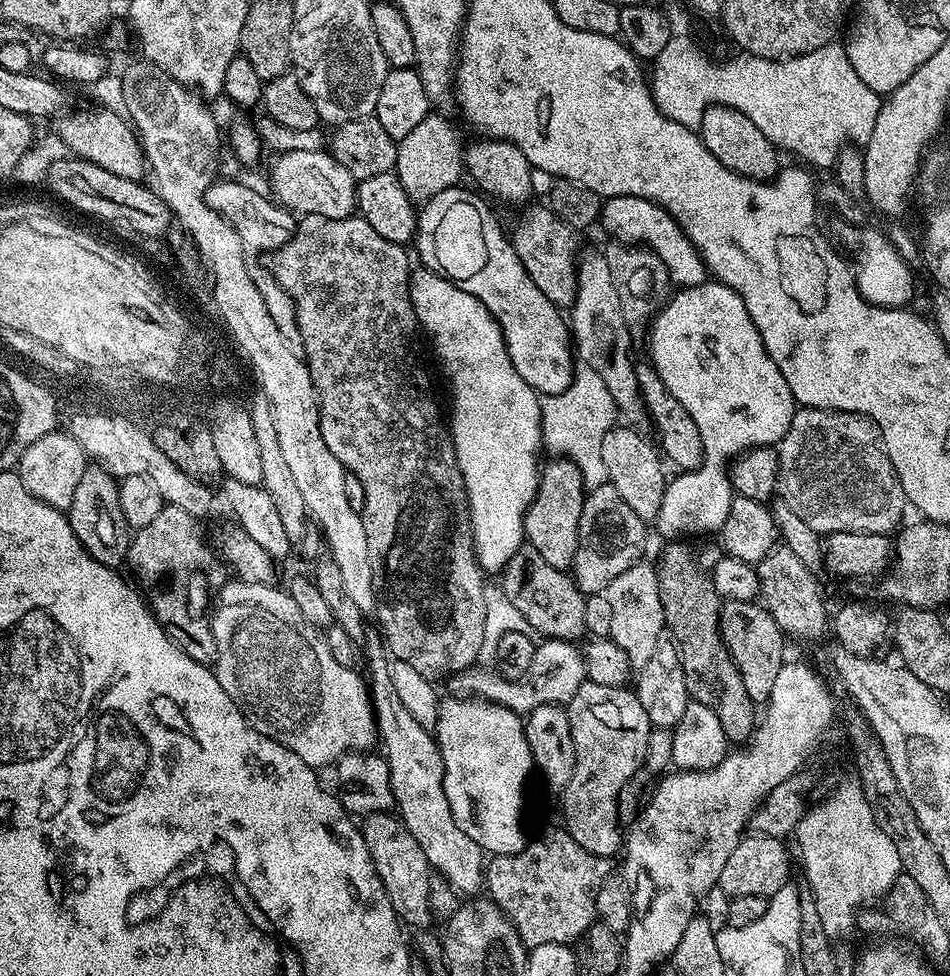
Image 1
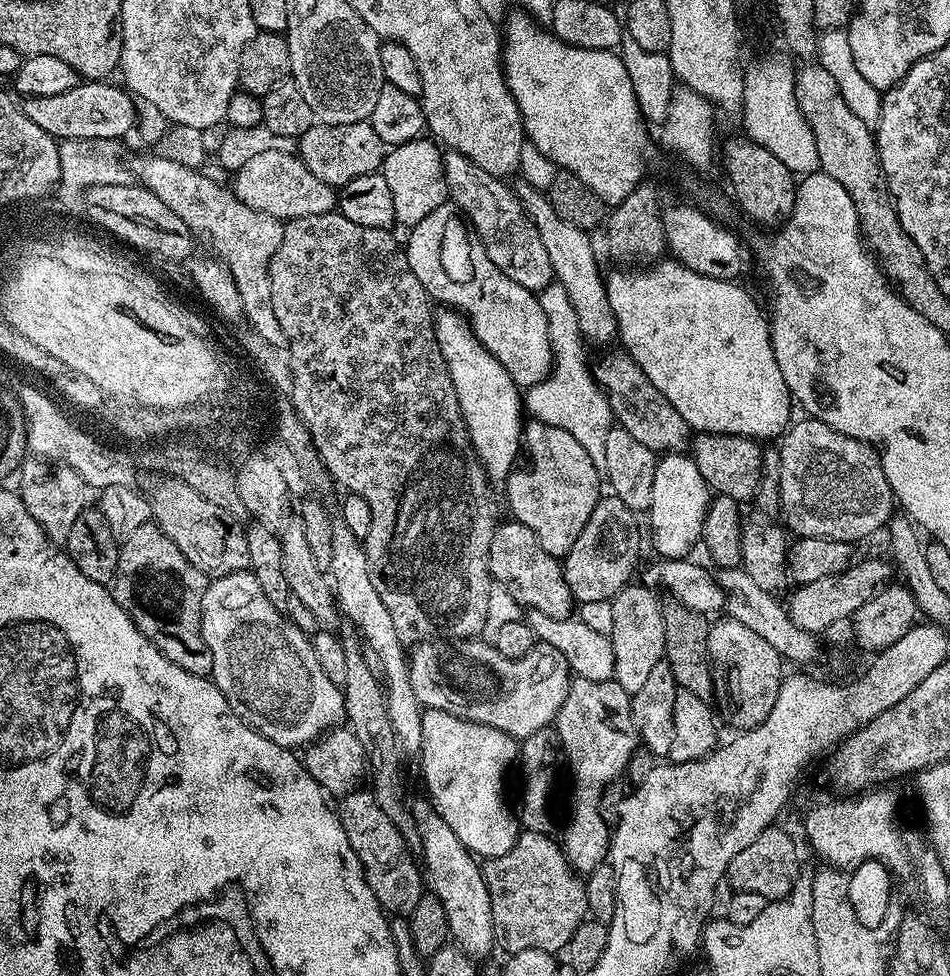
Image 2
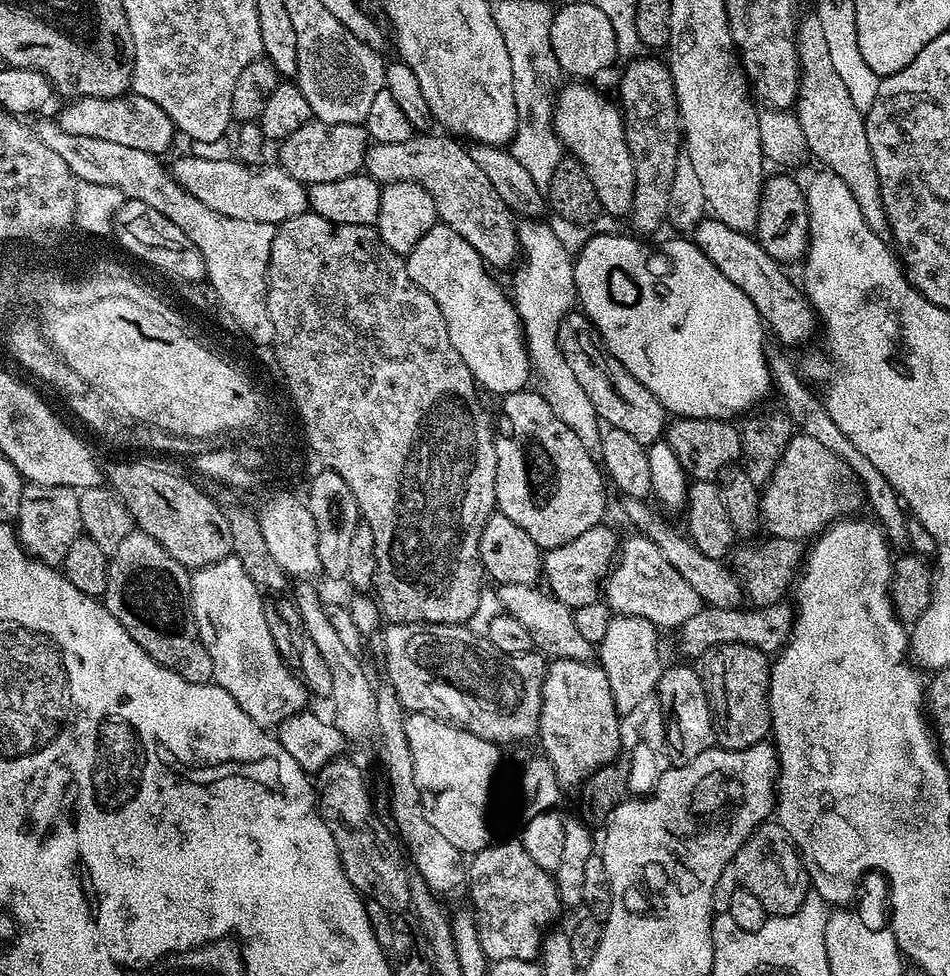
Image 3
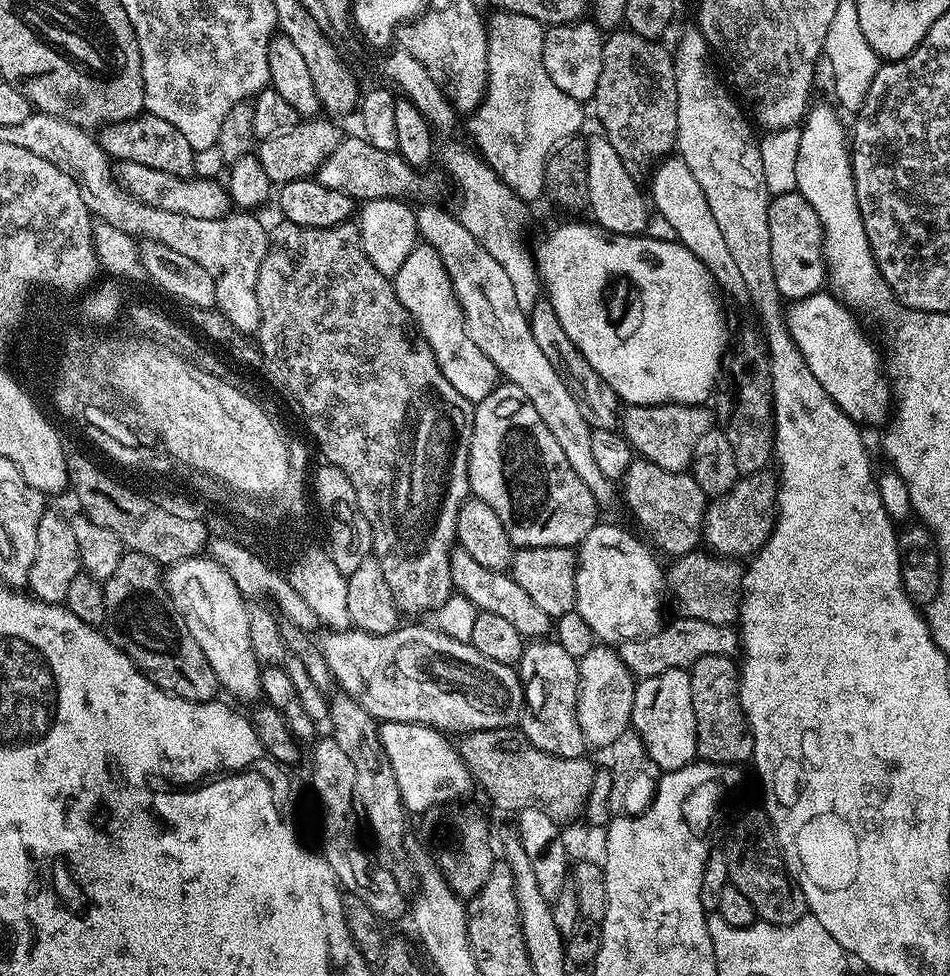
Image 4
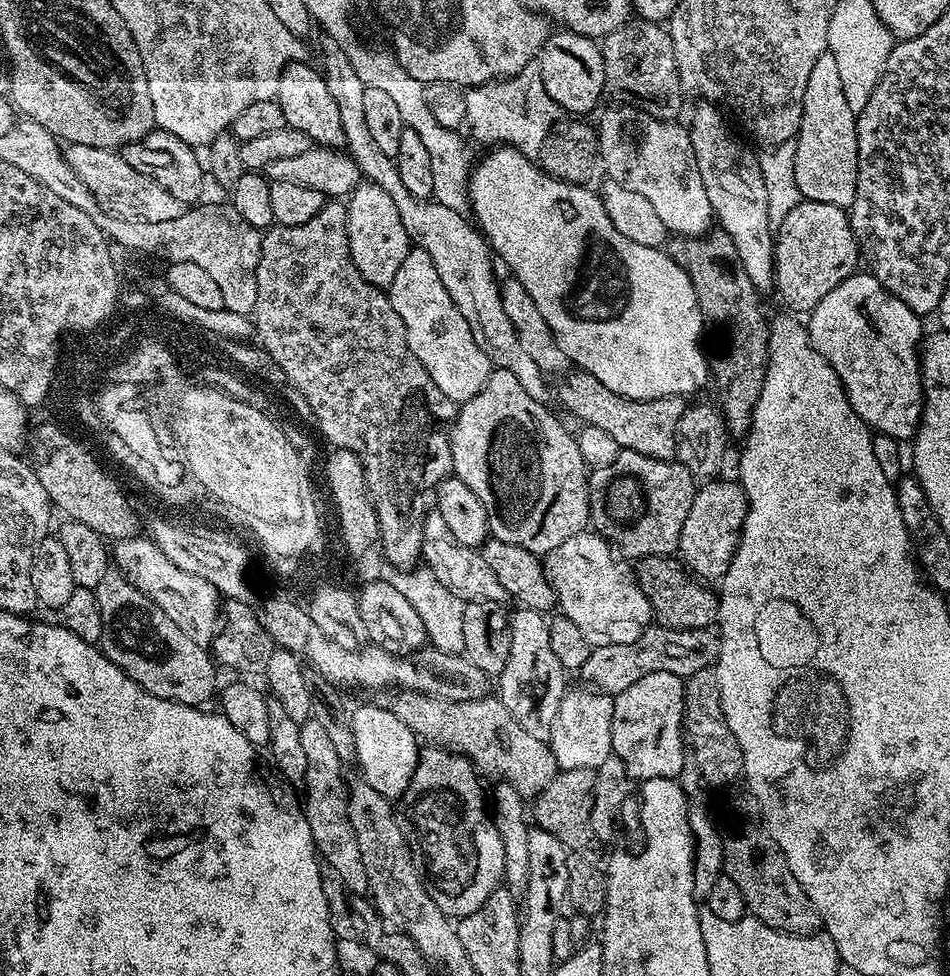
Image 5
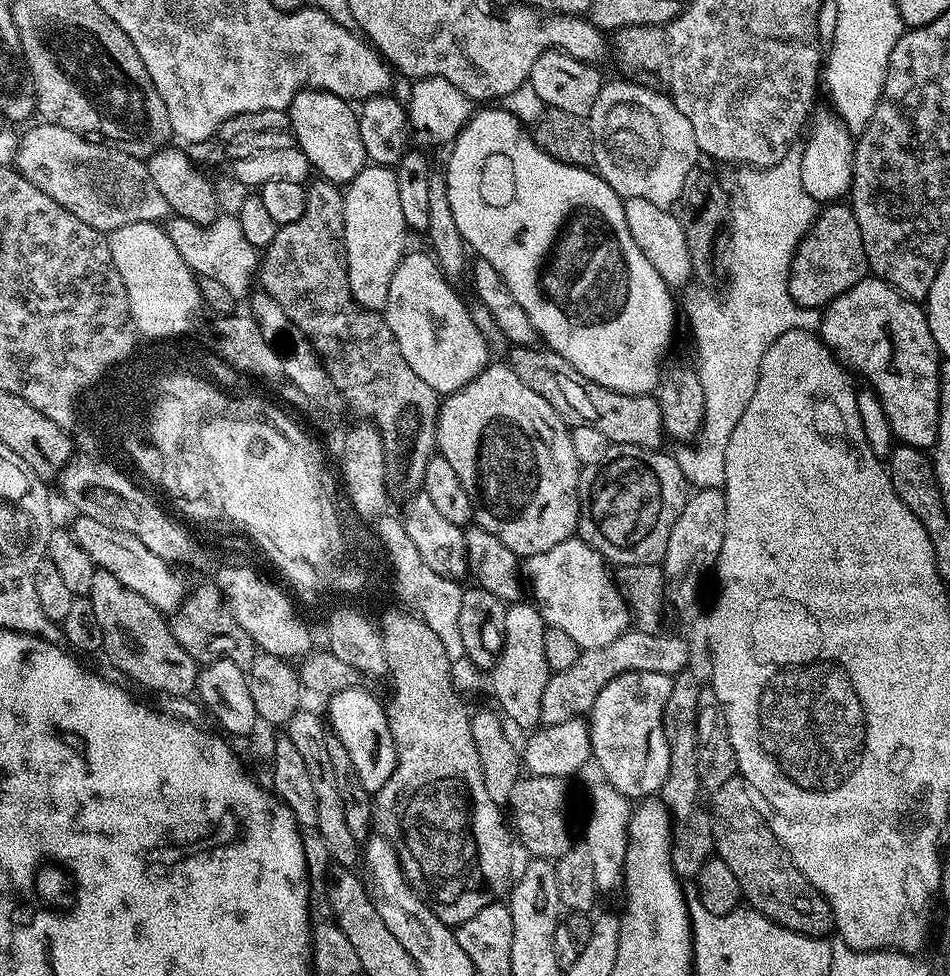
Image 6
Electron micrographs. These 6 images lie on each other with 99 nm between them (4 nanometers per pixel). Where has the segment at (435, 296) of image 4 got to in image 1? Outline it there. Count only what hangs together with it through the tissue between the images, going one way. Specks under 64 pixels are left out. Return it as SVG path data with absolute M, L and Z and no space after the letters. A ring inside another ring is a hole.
M464 187L447 188L423 201L416 221L414 252L416 248L423 267L445 276L466 294L474 294L490 310L504 335L514 370L535 392L541 397L558 394L570 386L574 371L569 321L558 305L530 282L526 266L522 266L509 233L500 229L489 201L479 191Z

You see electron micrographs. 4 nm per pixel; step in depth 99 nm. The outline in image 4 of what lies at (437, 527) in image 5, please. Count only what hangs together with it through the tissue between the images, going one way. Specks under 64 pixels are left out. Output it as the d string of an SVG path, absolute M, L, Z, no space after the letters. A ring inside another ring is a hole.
M456 546L450 556L450 574L453 589L465 596L472 603L473 609L506 618L506 622L510 622L510 626L514 626L514 630L518 630L525 638L544 638L547 637L544 636L547 632L549 635L550 618L546 610L534 606L534 602L530 602L530 594L526 594L526 590L522 590L522 586L518 586L518 582L514 582L514 578L507 571L490 570L474 562L474 558L470 558L464 548Z

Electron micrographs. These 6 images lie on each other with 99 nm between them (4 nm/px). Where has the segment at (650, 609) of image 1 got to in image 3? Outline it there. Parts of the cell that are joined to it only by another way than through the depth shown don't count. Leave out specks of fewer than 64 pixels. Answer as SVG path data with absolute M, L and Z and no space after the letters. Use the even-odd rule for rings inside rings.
M613 615L610 626L606 626L606 638L598 645L598 664L604 669L610 682L610 694L616 703L617 713L633 710L642 698L653 695L660 681L660 640L658 629L641 616Z

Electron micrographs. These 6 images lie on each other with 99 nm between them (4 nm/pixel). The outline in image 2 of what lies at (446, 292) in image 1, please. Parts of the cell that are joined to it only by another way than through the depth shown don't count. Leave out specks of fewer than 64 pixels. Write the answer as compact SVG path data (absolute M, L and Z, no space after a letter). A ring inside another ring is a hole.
M444 306L435 313L435 317L438 346L452 375L476 455L488 473L489 481L507 481L509 472L517 463L516 455L519 457L522 452L522 429L526 423L522 411L522 389L510 374L506 374L502 364L481 346L472 327L459 312Z

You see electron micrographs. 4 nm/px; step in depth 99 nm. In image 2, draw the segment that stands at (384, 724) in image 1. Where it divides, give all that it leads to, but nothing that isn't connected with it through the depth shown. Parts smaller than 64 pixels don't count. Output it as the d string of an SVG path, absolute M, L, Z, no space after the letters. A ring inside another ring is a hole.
M413 803L411 810L416 819L418 834L422 834L422 868L426 873L427 887L446 910L449 937L469 957L486 956L491 952L492 944L494 948L494 933L490 890L484 881L481 861L458 840L458 834L454 834L454 830L442 822L435 808L424 804Z

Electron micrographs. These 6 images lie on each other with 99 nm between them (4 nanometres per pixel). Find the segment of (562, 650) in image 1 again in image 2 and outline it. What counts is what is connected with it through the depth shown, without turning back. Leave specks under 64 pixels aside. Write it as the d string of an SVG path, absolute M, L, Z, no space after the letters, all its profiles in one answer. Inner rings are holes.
M484 638L423 640L411 649L408 673L417 704L424 708L453 712L461 720L494 726L494 730L502 730L517 741L525 740L530 734L549 727L555 721L570 683L570 669L566 658L562 658L562 654L554 650L554 646L538 642L530 650L530 654L522 658L506 658L506 654L498 654L494 645Z

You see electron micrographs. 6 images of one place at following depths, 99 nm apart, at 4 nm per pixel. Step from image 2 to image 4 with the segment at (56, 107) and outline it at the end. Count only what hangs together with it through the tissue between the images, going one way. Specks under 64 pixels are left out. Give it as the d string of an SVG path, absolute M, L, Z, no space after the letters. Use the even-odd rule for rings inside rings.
M141 114L131 116L129 120L114 120L99 129L98 139L113 161L141 163L142 166L166 171L177 177L187 178L193 175L194 149L190 146L190 142L186 142L182 130L170 126L170 122L166 122L166 118Z

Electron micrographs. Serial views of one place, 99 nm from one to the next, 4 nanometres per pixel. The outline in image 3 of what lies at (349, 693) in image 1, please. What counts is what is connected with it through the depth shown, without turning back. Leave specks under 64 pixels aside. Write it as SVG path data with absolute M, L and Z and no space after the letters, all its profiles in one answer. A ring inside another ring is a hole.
M229 558L207 565L193 571L190 579L190 615L196 621L196 632L210 654L212 680L224 688L226 694L230 694L230 698L234 698L234 702L238 702L238 706L250 714L253 722L265 730L279 726L284 720L305 711L307 704L304 703L310 700L310 693L299 675L293 669L291 672L287 662L280 657L276 640L272 637L272 628L268 625L268 616L264 613L264 604L260 601L261 589L251 580L242 562L238 558Z

